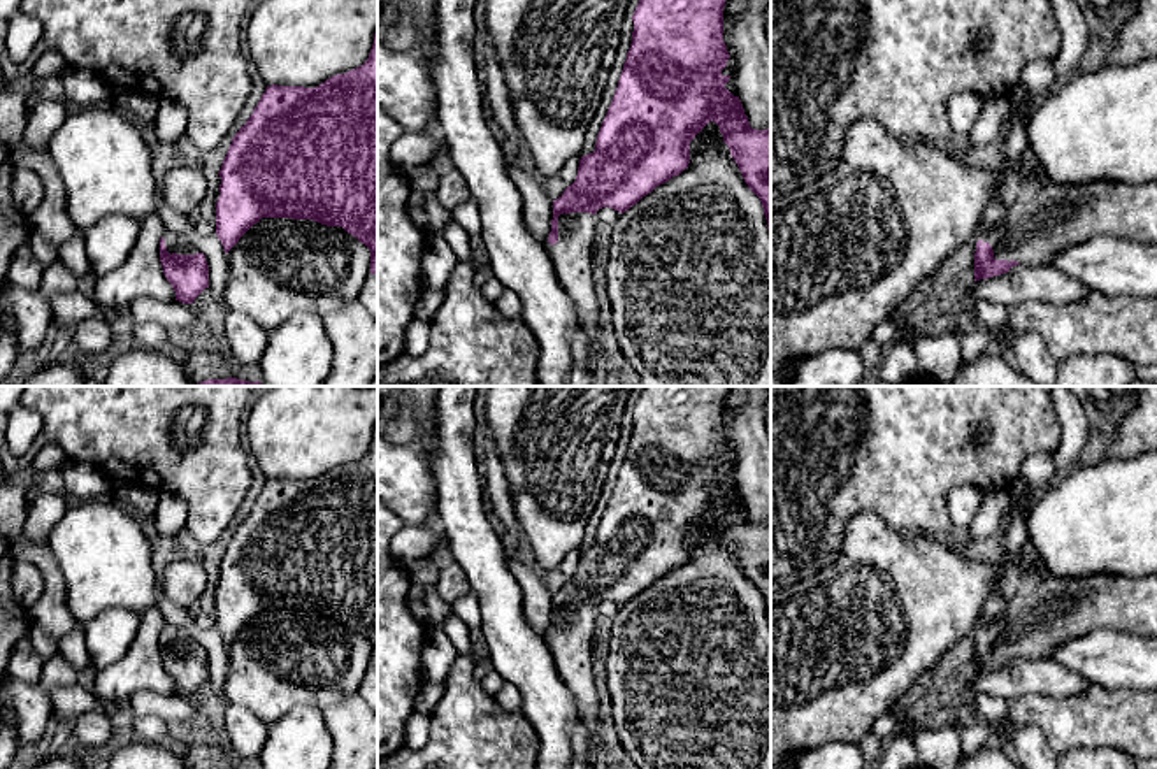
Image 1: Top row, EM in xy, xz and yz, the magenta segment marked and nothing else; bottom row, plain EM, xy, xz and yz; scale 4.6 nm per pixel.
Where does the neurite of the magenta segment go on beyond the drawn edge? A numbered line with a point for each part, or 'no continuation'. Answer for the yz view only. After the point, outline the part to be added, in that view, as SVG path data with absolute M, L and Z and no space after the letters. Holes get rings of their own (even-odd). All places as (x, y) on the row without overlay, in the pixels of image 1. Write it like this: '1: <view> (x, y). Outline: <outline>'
1: yz (1042, 617). Outline: M1094 574L1085 579L1048 576L1038 583L1027 581L1004 606L1001 620L985 625L981 634L992 639L995 653L1050 660L1059 646L1094 629L1157 636L1157 574L1143 578Z

